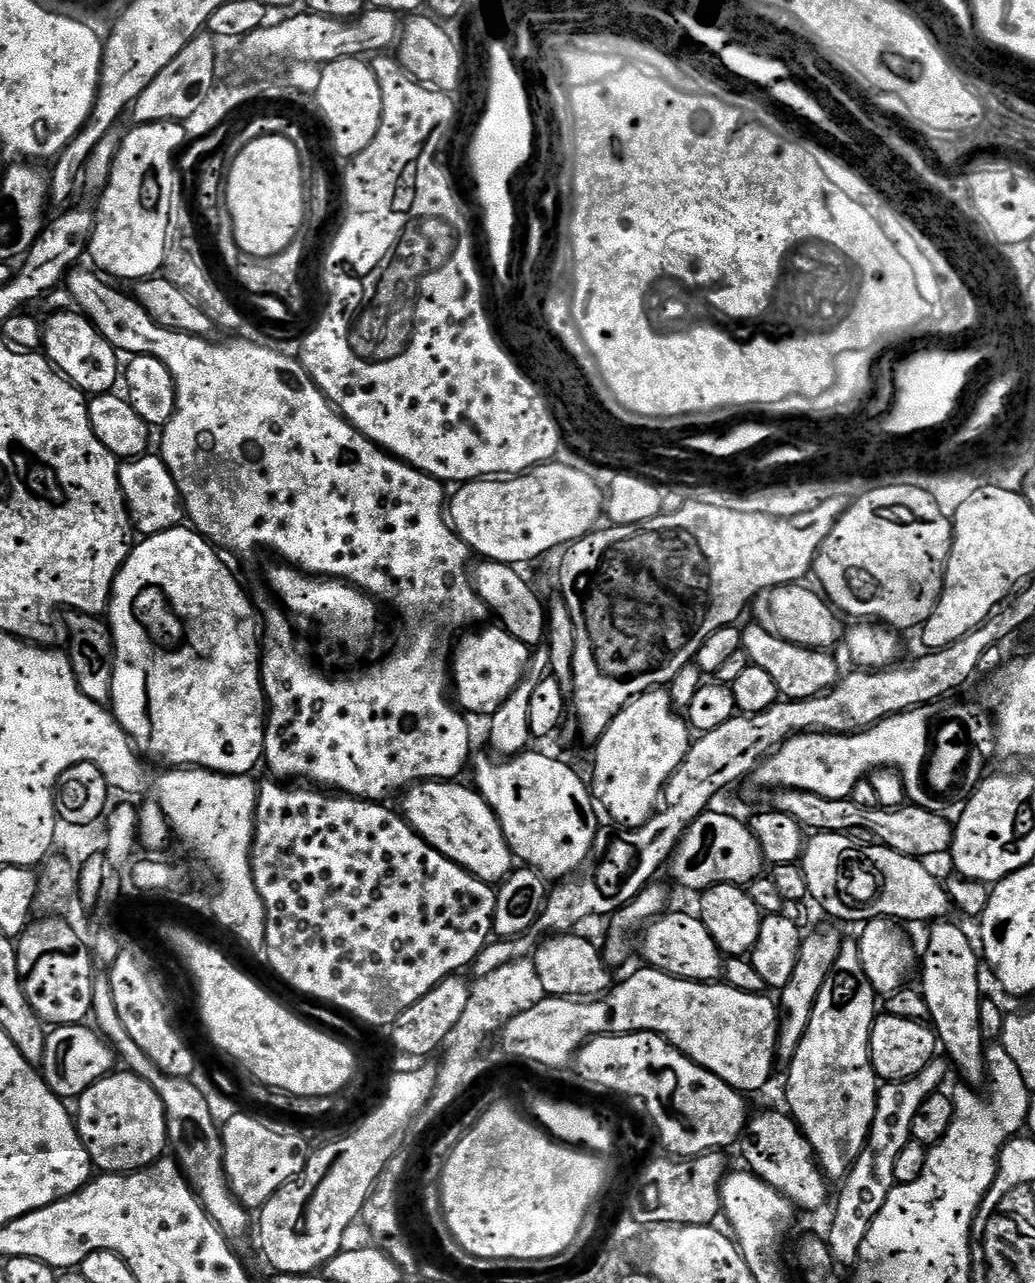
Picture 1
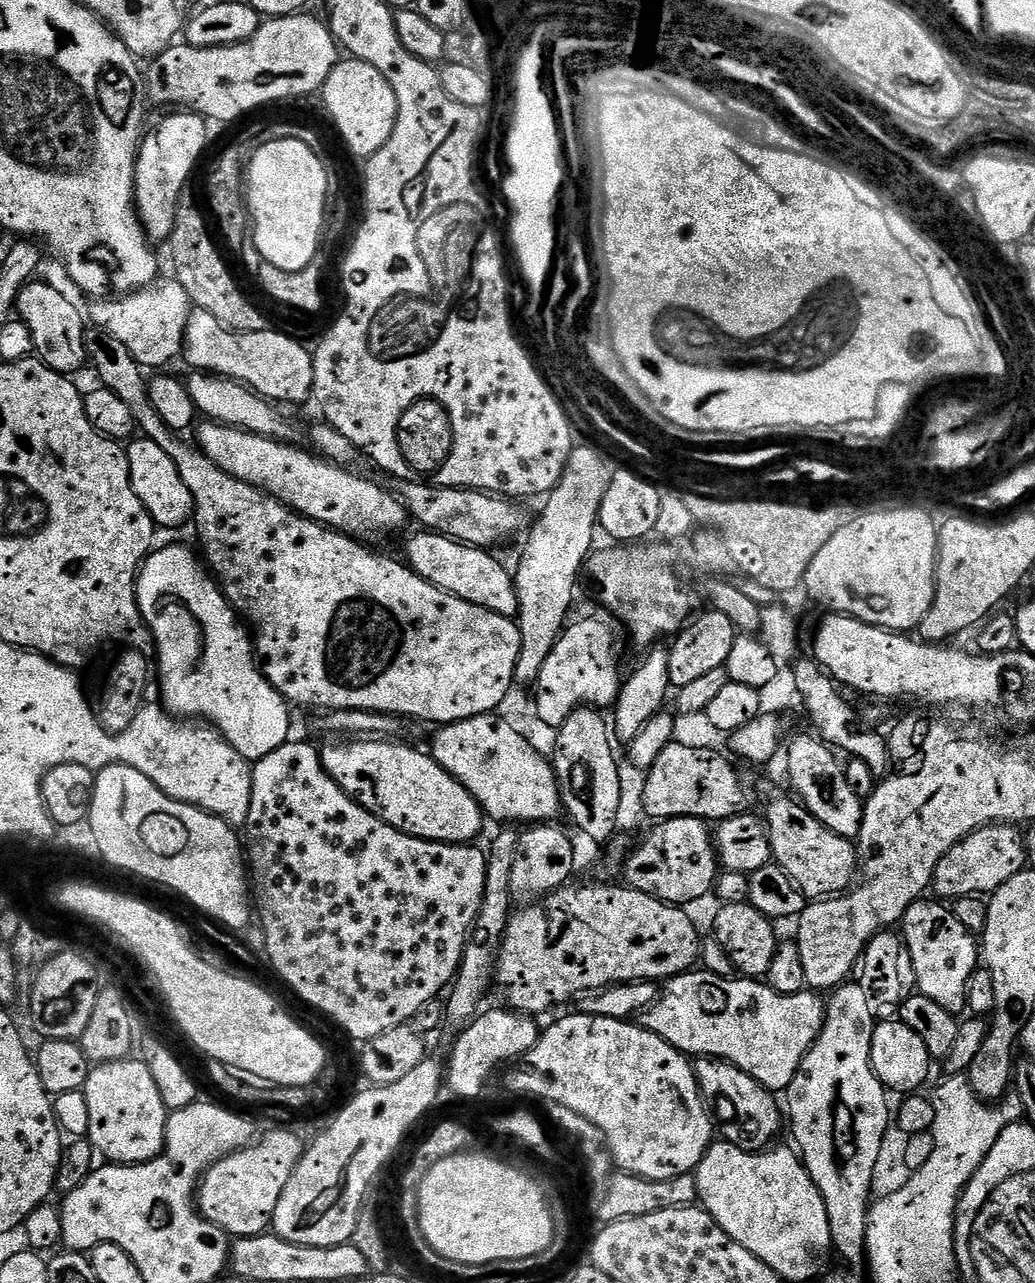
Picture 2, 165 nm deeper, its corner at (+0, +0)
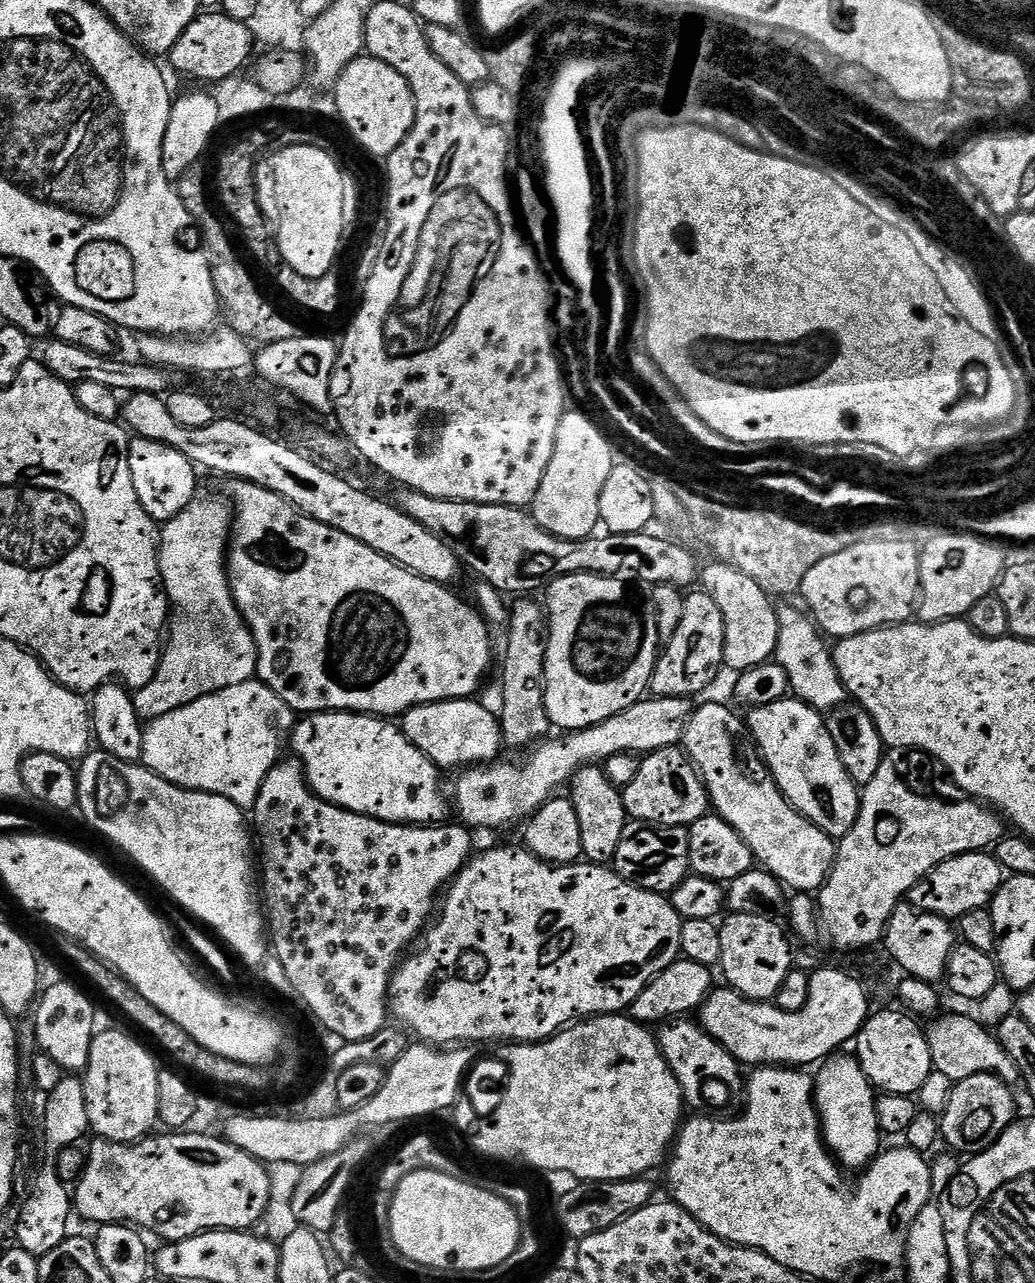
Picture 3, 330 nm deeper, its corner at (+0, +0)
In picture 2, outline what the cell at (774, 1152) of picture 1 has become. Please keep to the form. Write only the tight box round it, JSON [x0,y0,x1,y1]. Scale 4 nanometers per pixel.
[694,1058,782,1152]

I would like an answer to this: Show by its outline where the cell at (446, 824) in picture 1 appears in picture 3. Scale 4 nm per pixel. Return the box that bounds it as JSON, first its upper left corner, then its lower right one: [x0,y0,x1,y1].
[292,712,450,826]

